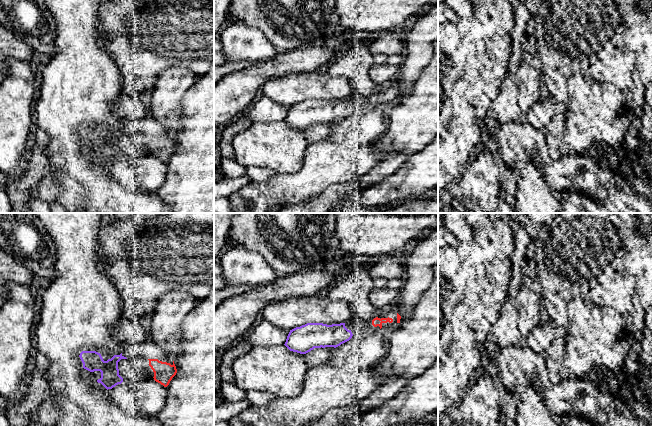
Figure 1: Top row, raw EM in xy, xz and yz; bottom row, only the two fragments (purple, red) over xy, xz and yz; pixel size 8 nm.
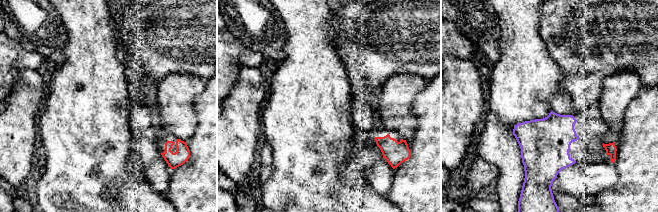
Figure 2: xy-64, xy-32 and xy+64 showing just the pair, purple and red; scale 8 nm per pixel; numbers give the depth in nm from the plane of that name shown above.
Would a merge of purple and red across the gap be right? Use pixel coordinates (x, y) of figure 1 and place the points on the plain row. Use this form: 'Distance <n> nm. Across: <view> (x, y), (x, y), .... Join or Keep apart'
Distance 180 nm. Across: xy (126, 134), (148, 135). Join

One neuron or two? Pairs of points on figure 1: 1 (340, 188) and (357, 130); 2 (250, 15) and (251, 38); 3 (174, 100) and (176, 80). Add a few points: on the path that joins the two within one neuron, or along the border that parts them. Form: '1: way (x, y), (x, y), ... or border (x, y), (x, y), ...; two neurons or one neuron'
1: border (355, 178), (329, 185), (320, 193); two neurons
2: border (231, 20), (244, 22), (256, 27), (268, 40); two neurons
3: way (176, 95), (176, 85); one neuron

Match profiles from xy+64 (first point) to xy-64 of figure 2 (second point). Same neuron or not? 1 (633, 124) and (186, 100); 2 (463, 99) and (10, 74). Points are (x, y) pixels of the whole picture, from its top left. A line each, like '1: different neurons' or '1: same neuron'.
1: different neurons
2: different neurons

